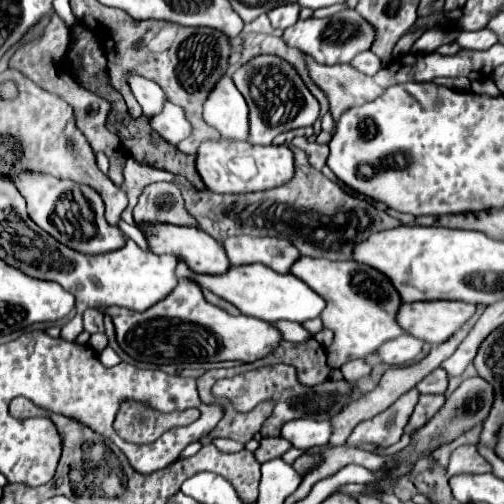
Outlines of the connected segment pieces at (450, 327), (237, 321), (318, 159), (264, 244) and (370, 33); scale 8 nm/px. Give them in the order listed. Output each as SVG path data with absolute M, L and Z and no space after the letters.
M433 300L433 302L409 302L403 304L397 316L401 328L411 336L425 340L427 344L443 344L459 332L477 312L475 304L453 302L453 300Z
M183 278L175 292L165 300L151 306L145 312L133 312L127 308L107 308L117 330L119 346L135 360L153 364L175 364L175 362L219 362L219 360L239 360L253 362L273 348L279 348L283 340L281 332L259 318L253 316L231 316L229 312L209 304L195 280Z
M295 138L291 144L293 144L293 146L301 146L301 148L307 152L309 164L311 164L313 168L321 170L321 168L325 166L325 160L327 160L327 154L329 154L329 146L319 146L319 144L307 146L307 144L301 144L301 138Z
M233 236L223 242L225 252L233 266L261 262L275 272L289 272L293 262L301 258L301 252L283 238L253 238L253 236Z
M341 10L331 18L309 18L299 20L291 28L285 30L283 40L287 46L299 48L301 52L313 56L319 64L345 64L351 62L357 54L369 50L375 40L375 28L357 12L357 10Z

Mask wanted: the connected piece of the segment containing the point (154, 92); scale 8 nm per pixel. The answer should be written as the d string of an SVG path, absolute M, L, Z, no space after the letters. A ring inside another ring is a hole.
M131 74L127 78L127 82L129 82L131 92L137 98L137 102L141 104L143 114L147 118L149 116L157 116L157 112L161 112L161 108L169 102L165 92L161 92L161 86L157 86L153 80L147 80L147 78Z

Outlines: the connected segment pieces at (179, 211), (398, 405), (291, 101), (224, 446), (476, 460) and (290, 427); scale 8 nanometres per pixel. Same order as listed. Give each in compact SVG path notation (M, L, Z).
M151 184L141 194L139 204L133 210L135 224L145 226L153 222L197 226L197 220L183 208L181 192L175 184Z
M417 390L405 392L387 410L373 416L371 420L357 424L351 432L351 436L347 438L345 446L359 448L361 444L377 444L379 448L387 448L387 446L399 442L403 428L405 428L415 404L417 404L417 398L419 398Z
M257 56L243 64L235 74L233 82L249 104L249 142L251 144L271 144L281 132L313 126L319 118L319 102L305 88L299 74L277 56Z
M215 438L213 444L215 444L221 452L239 452L239 450L245 448L241 442L233 442L233 440L229 440L229 438Z
M465 444L451 452L449 466L447 466L447 478L455 474L483 474L483 472L491 472L491 466L477 452L475 444Z
M291 420L281 428L281 436L301 450L325 446L329 442L331 432L333 426L329 420Z

